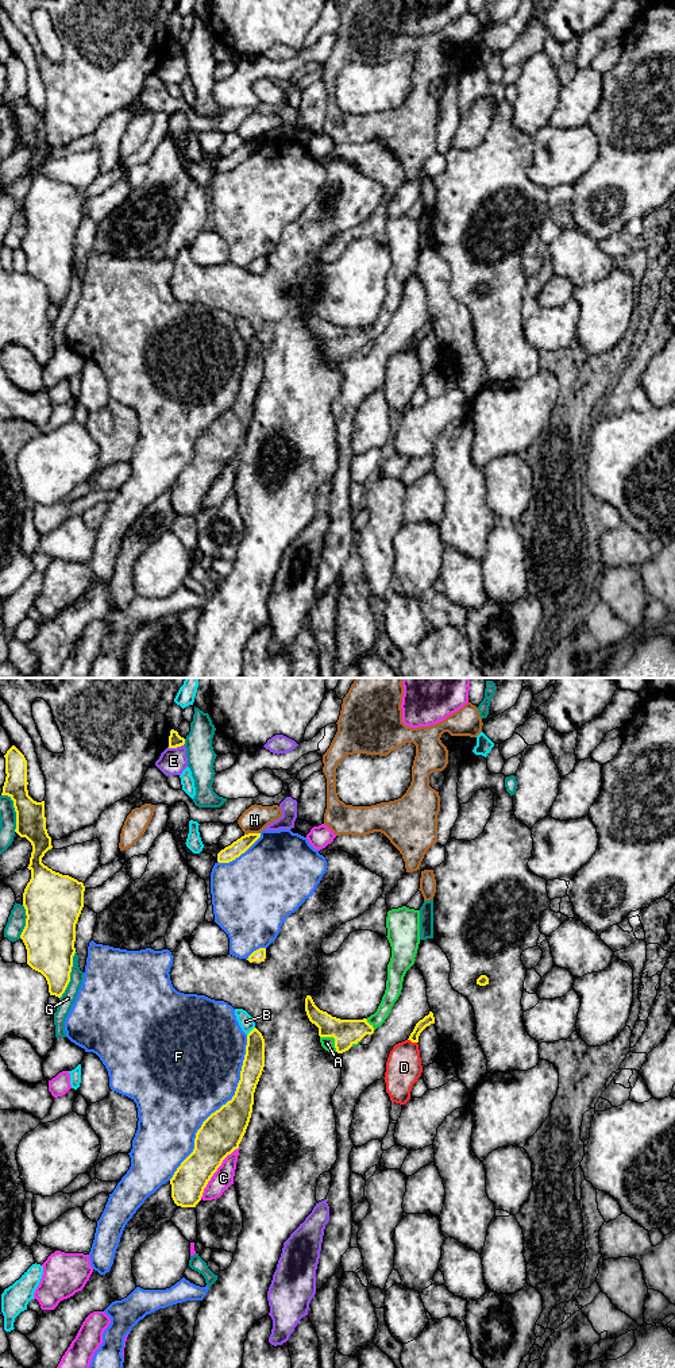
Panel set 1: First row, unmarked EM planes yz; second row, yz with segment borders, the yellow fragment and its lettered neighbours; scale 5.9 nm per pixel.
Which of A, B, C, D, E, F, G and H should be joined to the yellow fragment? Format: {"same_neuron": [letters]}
{"same_neuron": ["A"]}

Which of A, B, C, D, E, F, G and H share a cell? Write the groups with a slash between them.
A / B / C / D / E / F / G / H

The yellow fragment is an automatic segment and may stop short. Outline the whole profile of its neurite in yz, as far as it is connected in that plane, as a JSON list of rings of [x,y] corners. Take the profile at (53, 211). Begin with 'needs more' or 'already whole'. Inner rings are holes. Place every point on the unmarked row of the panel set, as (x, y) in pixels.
already whole | [[[12,54],[4,66],[7,85],[1,104],[8,104],[14,109],[16,120],[15,140],[20,146],[26,146],[32,154],[27,176],[31,180],[31,188],[23,201],[27,227],[20,247],[27,258],[27,273],[46,286],[50,304],[61,307],[70,290],[73,265],[76,262],[76,232],[84,216],[85,194],[82,190],[55,181],[42,172],[45,162],[53,157],[51,146],[46,138],[45,109],[36,111],[28,104],[27,69],[24,63]]]

